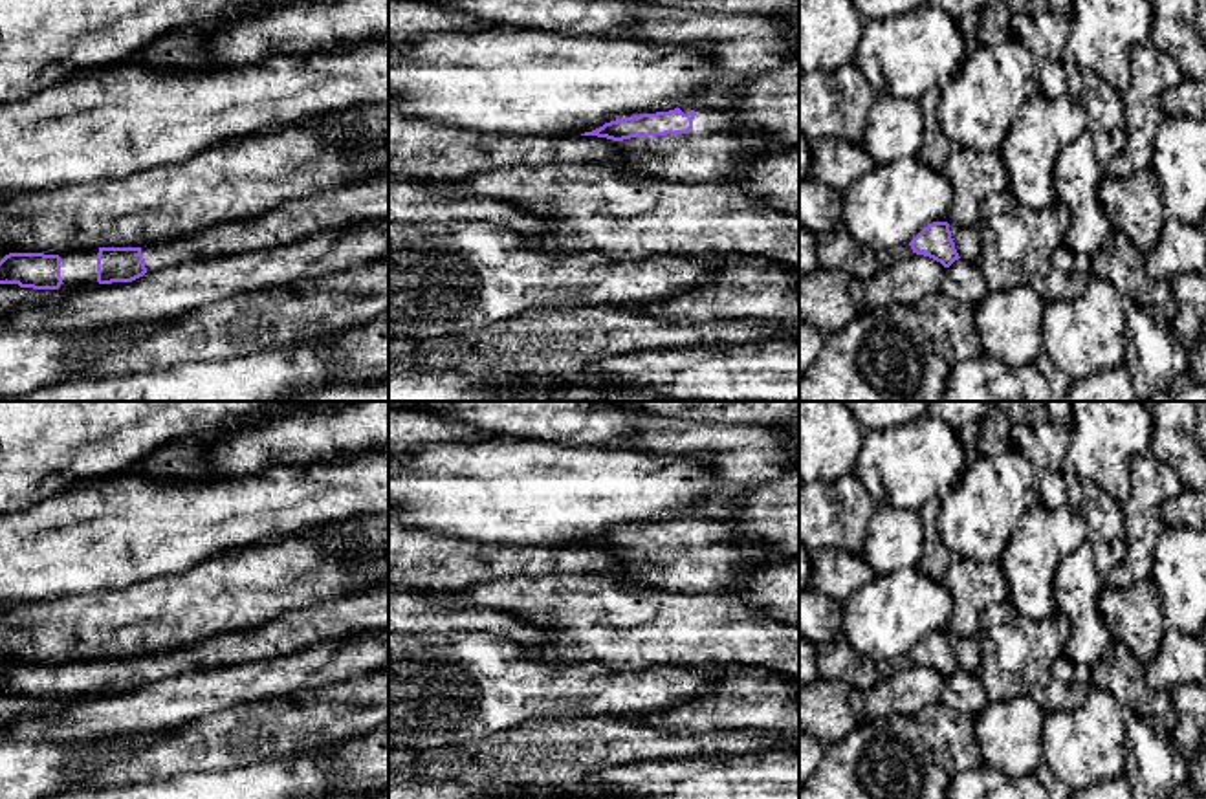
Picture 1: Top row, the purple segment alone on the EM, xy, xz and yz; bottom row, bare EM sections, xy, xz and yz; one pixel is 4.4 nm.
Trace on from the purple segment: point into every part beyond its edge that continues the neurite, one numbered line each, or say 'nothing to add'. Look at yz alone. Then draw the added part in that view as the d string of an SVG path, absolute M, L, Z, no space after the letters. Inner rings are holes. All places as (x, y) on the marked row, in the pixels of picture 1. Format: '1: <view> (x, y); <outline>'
1: yz (966, 240); M949 224L951 238L960 258L977 264L981 258L981 233L975 225L960 227Z

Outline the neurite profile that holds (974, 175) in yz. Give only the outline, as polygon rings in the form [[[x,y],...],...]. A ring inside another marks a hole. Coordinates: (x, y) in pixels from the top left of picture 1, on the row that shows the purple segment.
[[[953,148],[942,167],[953,189],[948,224],[971,227],[977,224],[981,203],[993,192],[1008,191],[1010,176],[999,152]]]

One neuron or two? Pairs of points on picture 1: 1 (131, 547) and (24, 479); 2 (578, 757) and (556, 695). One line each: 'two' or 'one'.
1: two
2: two

